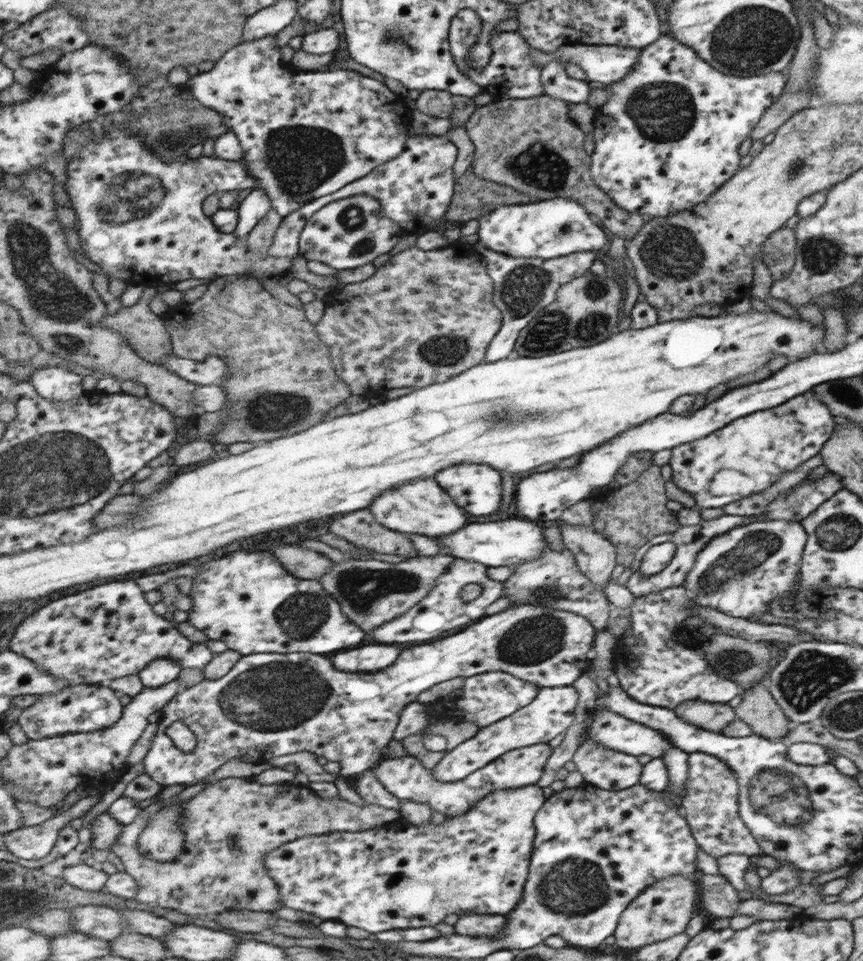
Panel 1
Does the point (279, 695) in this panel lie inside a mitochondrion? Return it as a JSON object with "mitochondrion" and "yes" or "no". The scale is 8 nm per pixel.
{"mitochondrion":"yes"}

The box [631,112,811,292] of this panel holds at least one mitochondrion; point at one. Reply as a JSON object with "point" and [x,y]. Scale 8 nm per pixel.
{"point":[671,253]}

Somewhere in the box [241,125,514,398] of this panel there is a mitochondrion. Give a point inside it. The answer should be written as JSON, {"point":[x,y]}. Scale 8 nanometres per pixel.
{"point":[448,350]}

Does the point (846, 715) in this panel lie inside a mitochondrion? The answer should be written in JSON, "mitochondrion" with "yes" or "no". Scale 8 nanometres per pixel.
{"mitochondrion":"yes"}

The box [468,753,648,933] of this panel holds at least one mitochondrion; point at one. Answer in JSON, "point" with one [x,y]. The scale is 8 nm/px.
{"point":[573,886]}

